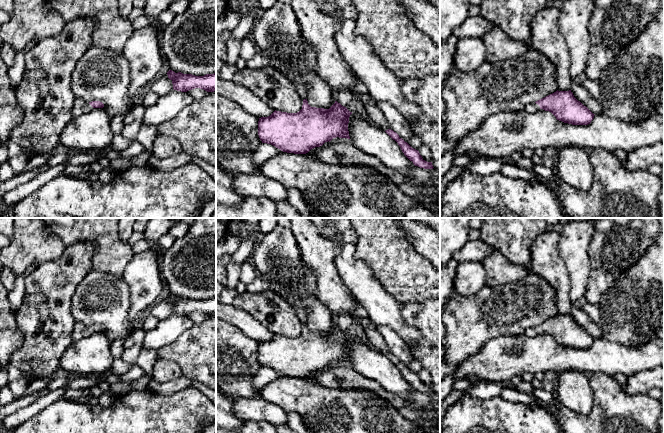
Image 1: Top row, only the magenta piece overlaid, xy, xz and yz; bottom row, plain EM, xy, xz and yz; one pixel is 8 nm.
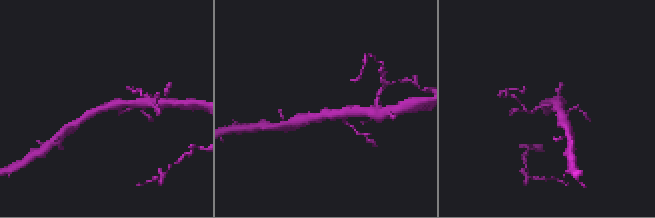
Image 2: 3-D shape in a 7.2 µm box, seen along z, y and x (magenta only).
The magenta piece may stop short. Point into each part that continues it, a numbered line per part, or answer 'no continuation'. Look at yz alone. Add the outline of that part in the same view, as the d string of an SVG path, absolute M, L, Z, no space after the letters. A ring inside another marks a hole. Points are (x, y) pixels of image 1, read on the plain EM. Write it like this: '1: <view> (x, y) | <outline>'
1: yz (532, 331) | M530 327L530 328L526 329L526 331L524 332L524 334L529 337L534 337L534 336L538 335L539 333L540 333L540 330L536 327Z

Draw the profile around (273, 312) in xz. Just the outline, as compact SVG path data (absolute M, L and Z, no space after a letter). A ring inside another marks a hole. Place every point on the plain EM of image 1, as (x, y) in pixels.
M271 289L261 293L238 293L232 305L250 313L276 335L297 337L302 333L303 323L294 308Z

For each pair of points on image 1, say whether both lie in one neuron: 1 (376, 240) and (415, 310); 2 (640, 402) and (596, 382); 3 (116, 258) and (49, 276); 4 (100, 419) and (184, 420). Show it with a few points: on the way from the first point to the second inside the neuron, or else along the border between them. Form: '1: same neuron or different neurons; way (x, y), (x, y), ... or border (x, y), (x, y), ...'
1: different neurons; border (429, 299), (405, 303), (400, 302)
2: same neuron; way (629, 402), (617, 402), (607, 392)
3: different neurons; border (93, 240), (96, 249), (92, 269)
4: same neuron; way (121, 420), (163, 420)

